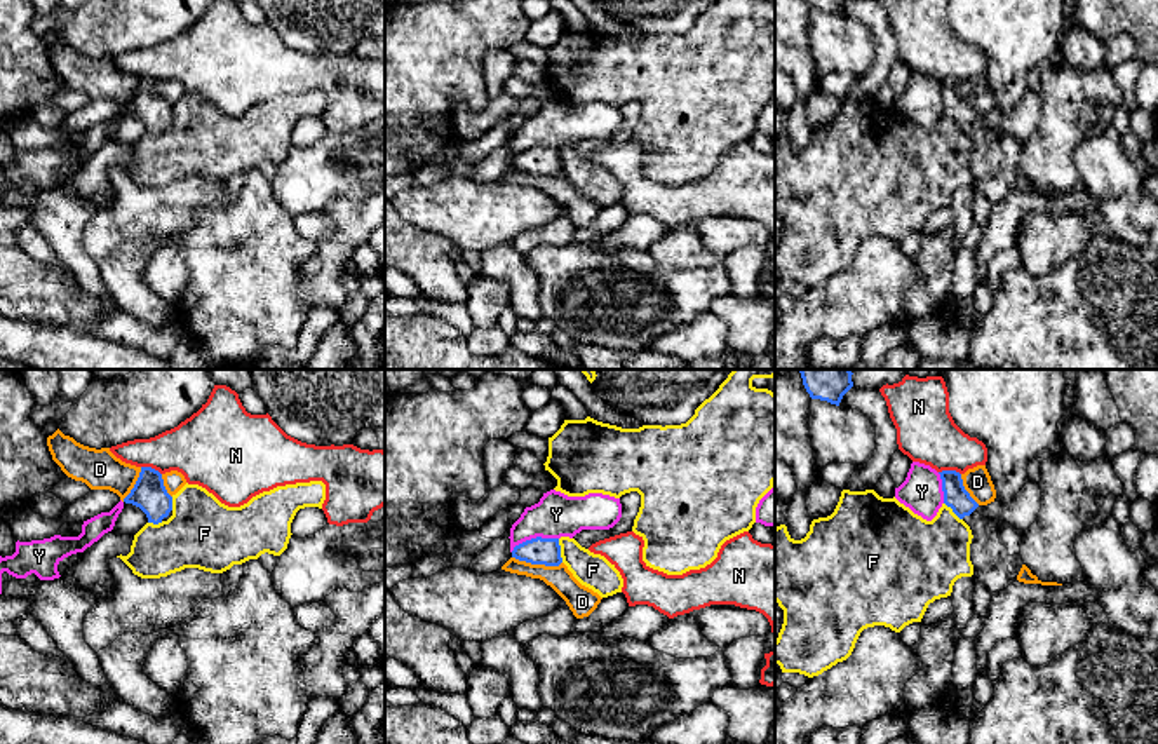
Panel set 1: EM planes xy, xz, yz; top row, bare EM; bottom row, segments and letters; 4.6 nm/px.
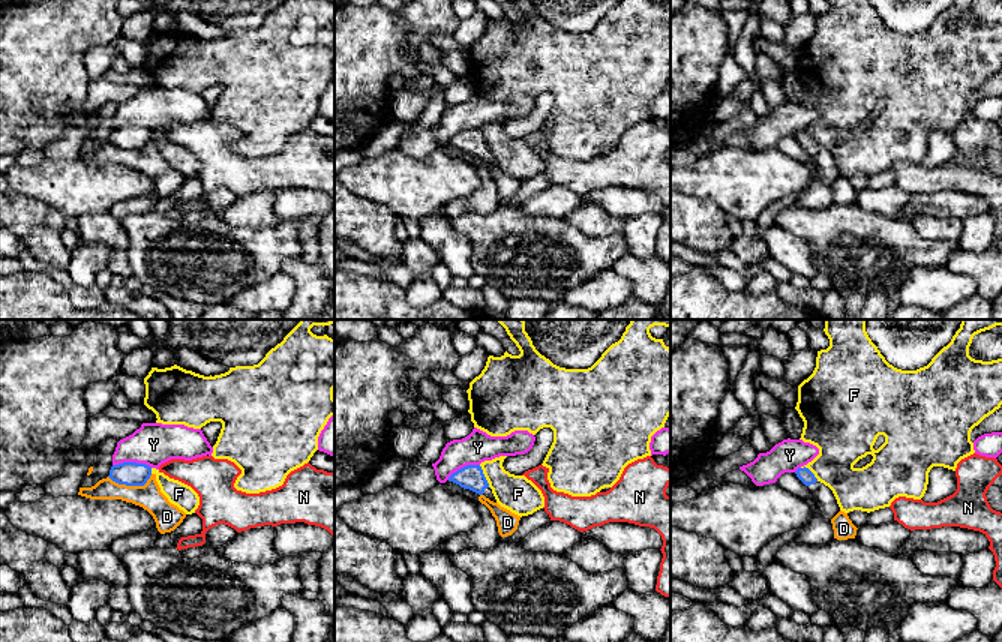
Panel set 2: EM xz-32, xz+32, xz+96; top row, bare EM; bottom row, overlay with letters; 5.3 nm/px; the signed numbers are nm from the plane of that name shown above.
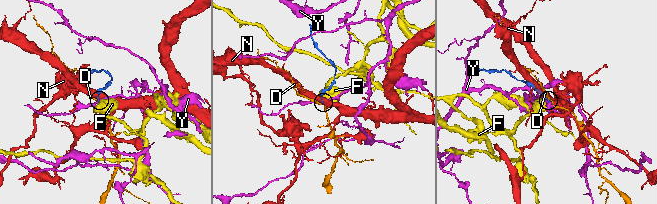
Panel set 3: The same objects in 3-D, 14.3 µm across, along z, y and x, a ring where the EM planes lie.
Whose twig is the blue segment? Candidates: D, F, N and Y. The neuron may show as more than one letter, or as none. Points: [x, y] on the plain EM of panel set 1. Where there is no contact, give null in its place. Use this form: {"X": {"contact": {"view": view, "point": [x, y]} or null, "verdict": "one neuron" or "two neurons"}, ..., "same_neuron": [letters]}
{"D": {"contact": {"view": "xz", "point": [537, 173]}, "verdict": "two neurons"}, "F": {"contact": {"view": "xz", "point": [559, 161]}, "verdict": "two neurons"}, "N": {"contact": {"view": "yz", "point": [949, 81]}, "verdict": "two neurons"}, "Y": {"contact": {"view": "xz", "point": [533, 148]}, "verdict": "two neurons"}, "same_neuron": []}

